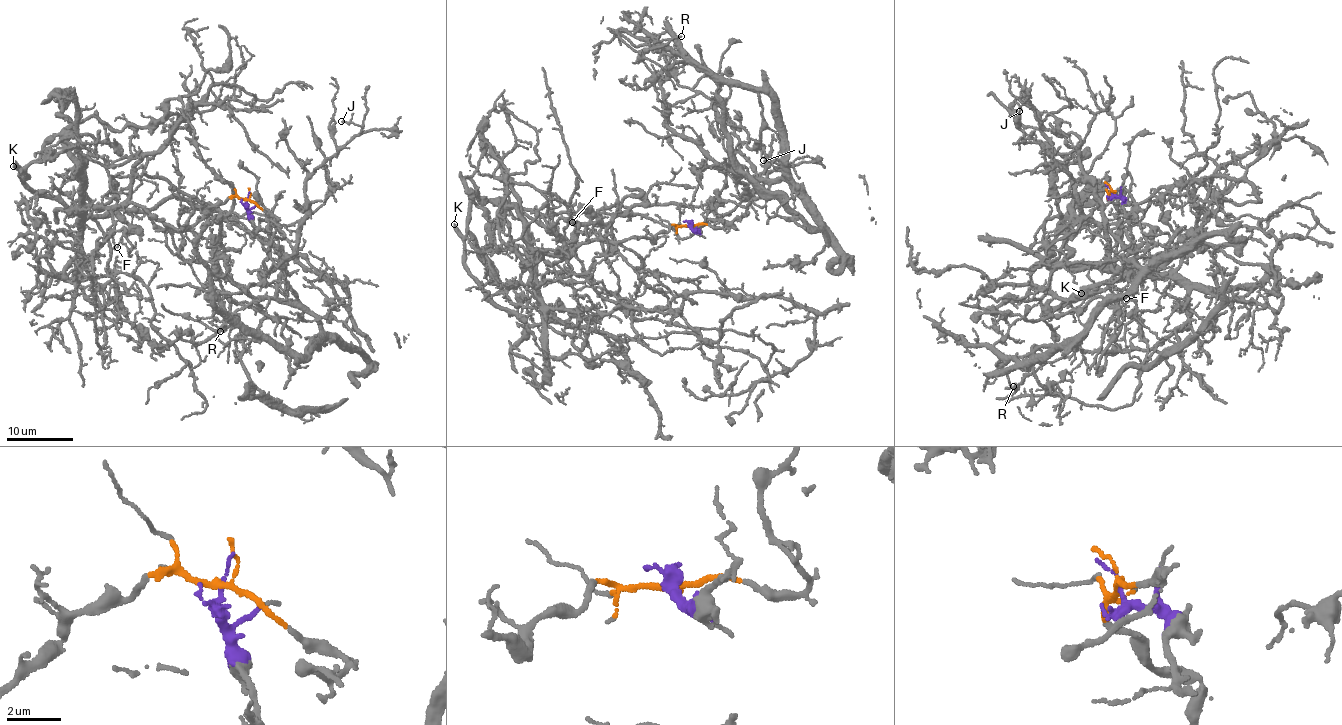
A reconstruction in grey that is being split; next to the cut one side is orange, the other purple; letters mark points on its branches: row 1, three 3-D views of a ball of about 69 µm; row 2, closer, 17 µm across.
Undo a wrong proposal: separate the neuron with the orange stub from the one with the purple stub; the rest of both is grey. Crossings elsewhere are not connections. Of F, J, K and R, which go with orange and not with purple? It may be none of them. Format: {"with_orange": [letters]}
{"with_orange": ["F", "K"]}

